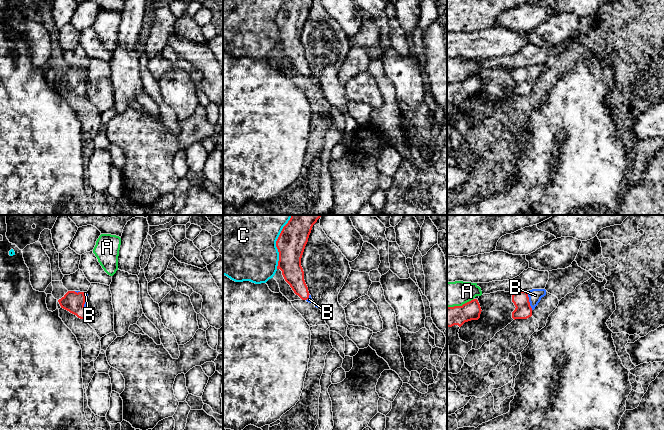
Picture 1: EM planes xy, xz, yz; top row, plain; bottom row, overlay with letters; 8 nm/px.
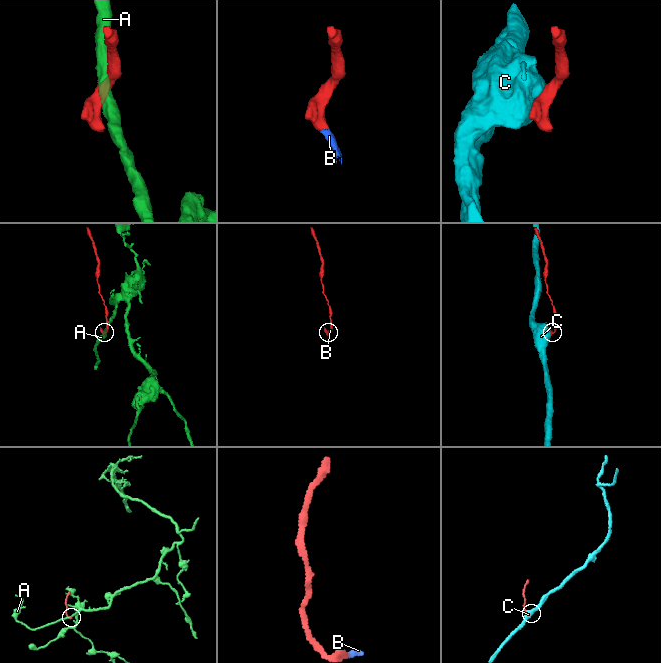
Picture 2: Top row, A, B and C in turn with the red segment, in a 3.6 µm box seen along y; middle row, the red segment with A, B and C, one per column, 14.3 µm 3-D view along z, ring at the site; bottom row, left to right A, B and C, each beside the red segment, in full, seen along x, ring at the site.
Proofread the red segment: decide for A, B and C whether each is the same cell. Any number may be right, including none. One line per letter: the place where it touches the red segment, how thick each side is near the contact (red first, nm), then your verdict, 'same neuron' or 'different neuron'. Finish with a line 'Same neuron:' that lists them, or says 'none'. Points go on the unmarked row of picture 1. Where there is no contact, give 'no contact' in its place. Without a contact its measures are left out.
A: meets red in yz at (460, 82); 160 nm thick on the red side, 200 nm on the other; different neuron
B: meets red in yz at (528, 77); 140 nm thick on the red side, 110 nm on the other; same neuron
C: meets red in xz at (276, 22); 220 nm thick on the red side, 460 nm on the other; different neuron
Same neuron: B

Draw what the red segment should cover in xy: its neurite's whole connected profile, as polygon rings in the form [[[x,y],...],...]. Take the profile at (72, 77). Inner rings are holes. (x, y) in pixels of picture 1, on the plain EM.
[[[68,67],[58,76],[61,84],[76,91],[80,95],[85,95],[86,82],[88,78],[87,68]]]

